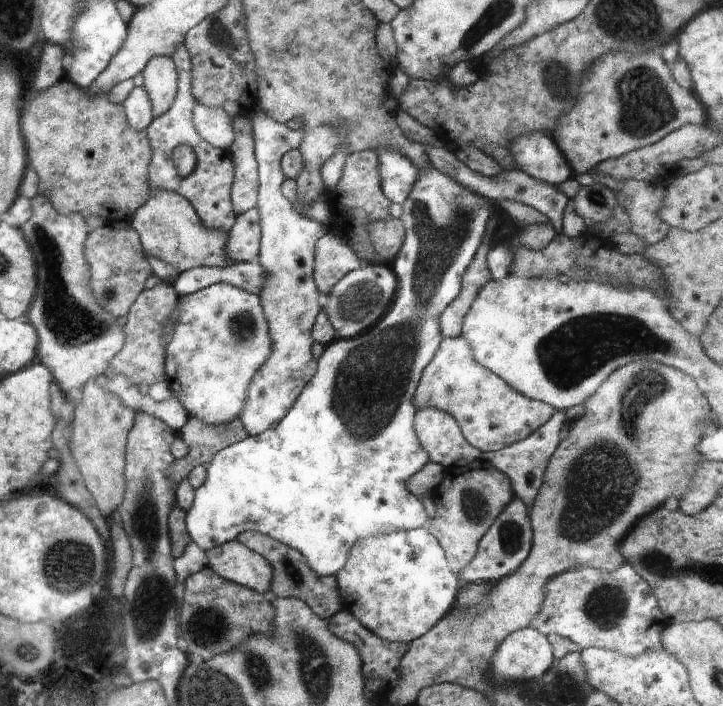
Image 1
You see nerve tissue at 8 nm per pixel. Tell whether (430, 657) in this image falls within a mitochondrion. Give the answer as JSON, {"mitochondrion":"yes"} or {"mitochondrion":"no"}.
{"mitochondrion":"no"}

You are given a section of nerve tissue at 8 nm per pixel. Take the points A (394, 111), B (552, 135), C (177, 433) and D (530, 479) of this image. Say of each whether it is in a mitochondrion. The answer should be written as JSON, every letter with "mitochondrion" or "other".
{"A":"other","B":"other","C":"other","D":"other"}

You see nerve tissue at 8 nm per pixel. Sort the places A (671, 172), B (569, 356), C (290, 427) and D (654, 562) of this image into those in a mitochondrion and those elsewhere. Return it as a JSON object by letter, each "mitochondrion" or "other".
{"A":"other","B":"mitochondrion","C":"other","D":"mitochondrion"}

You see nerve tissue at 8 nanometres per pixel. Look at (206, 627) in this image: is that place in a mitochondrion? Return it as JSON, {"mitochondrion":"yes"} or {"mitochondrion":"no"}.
{"mitochondrion":"yes"}

